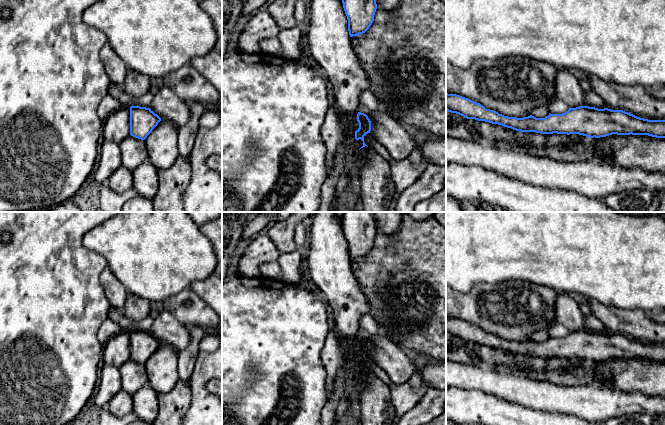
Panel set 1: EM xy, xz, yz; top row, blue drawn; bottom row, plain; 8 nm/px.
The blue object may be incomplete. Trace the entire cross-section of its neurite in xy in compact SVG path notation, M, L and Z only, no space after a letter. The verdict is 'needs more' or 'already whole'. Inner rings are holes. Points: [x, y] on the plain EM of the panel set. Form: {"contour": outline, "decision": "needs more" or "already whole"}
{"contour": "M130 331L130 359L135 362L145 364L160 345L161 342L150 332Z", "decision": "already whole"}

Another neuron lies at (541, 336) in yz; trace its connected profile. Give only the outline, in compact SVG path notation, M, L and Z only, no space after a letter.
M541 330L533 334L532 340L536 342L545 342L546 340L549 339L549 337L550 336L547 331Z

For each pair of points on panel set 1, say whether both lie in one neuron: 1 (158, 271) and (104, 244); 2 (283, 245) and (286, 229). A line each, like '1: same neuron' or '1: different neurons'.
1: same neuron
2: same neuron

